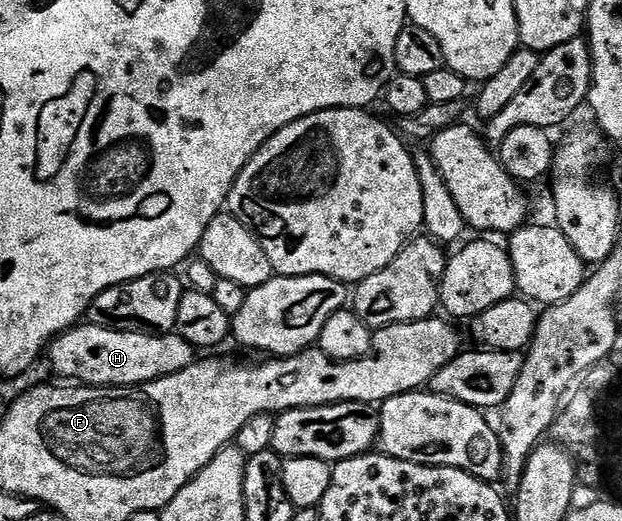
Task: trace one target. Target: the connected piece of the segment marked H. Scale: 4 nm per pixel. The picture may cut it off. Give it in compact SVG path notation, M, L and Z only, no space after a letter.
M89 322L79 323L68 332L63 332L49 345L48 360L54 367L58 376L63 376L63 381L70 382L75 376L77 383L82 386L95 388L133 388L135 384L147 384L153 380L164 378L168 374L176 374L188 366L192 366L196 359L196 350L179 336L177 331L159 334L156 332L121 332L108 330Z

